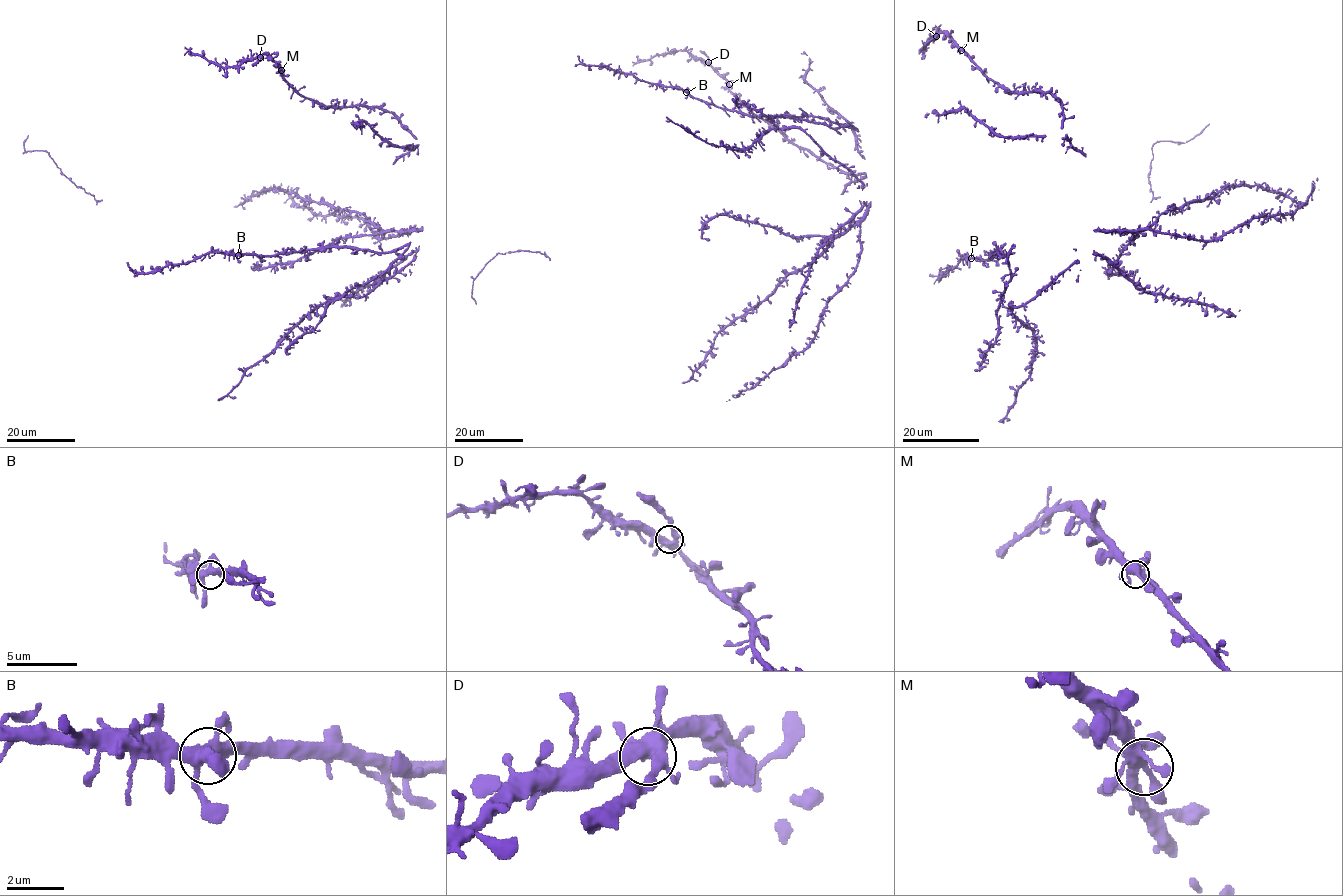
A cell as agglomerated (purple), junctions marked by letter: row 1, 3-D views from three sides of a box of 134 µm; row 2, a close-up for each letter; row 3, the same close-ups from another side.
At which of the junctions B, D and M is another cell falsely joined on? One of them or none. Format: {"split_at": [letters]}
{"split_at": []}

